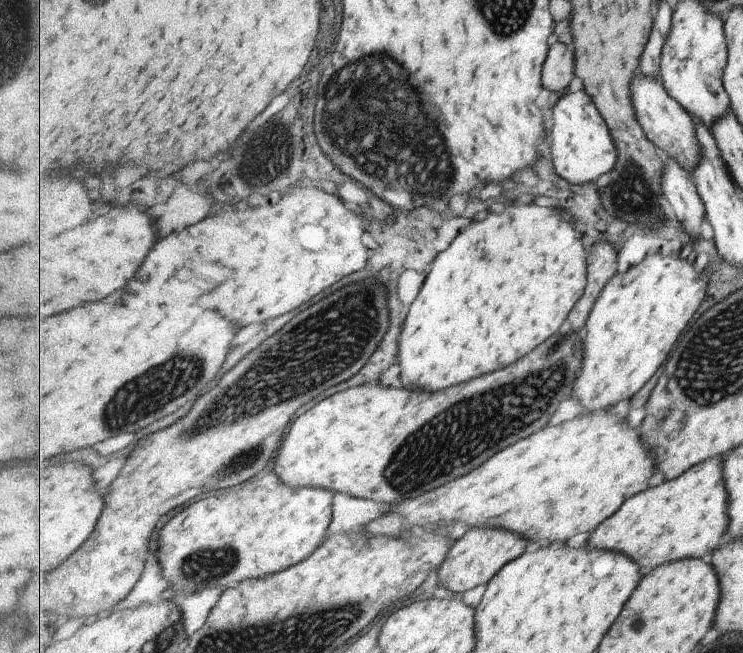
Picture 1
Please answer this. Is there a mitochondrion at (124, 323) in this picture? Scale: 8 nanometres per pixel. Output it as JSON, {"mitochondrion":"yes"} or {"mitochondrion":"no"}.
{"mitochondrion":"no"}

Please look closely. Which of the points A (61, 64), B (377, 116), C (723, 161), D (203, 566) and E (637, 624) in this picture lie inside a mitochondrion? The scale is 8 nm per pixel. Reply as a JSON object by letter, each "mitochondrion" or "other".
{"A":"other","B":"mitochondrion","C":"other","D":"mitochondrion","E":"mitochondrion"}

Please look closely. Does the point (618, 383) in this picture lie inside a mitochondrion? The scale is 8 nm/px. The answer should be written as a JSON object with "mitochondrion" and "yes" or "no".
{"mitochondrion":"no"}

